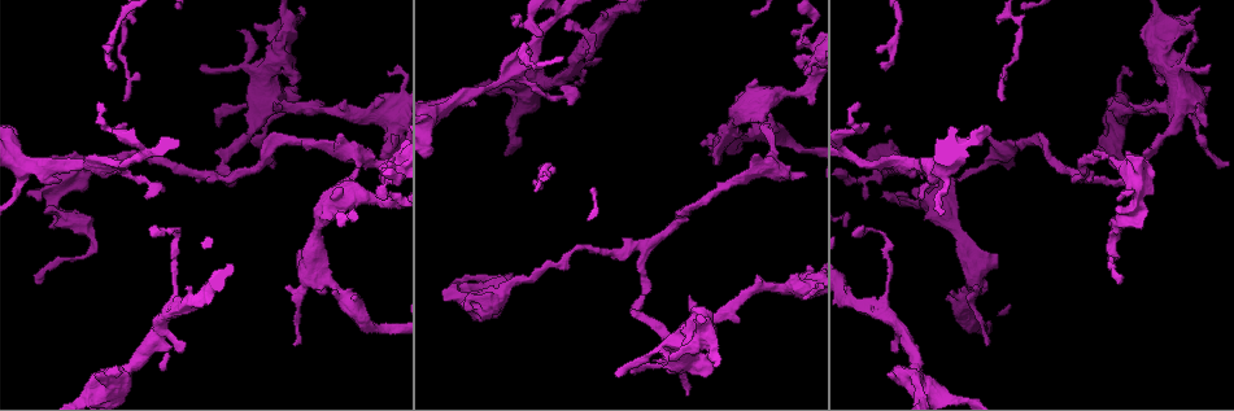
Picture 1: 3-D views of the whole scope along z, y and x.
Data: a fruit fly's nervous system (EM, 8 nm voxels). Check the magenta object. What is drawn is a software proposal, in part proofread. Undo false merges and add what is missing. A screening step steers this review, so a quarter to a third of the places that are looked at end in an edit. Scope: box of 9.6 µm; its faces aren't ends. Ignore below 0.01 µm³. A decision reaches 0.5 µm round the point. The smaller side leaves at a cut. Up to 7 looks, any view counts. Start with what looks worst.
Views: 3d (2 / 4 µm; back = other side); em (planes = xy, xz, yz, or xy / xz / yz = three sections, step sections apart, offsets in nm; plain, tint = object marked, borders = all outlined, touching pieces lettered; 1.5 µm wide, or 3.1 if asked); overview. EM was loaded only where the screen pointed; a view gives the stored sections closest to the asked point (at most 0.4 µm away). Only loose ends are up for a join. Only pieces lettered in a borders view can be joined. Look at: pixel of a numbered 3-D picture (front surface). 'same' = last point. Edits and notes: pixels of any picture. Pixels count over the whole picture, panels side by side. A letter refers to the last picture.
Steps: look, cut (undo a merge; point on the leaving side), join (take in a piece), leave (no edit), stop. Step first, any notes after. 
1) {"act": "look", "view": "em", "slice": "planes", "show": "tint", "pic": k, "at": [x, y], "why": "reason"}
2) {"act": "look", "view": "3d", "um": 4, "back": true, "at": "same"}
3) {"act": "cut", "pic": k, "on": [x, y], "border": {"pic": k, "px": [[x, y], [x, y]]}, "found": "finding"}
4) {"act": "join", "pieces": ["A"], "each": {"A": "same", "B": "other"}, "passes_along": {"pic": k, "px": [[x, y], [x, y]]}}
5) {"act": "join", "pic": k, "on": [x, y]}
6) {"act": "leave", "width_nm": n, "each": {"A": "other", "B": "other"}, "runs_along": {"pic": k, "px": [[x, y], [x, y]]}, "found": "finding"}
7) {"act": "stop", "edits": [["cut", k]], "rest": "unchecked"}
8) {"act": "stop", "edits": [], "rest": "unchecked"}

{"act": "look", "view": "3d", "um": 2, "pic": 1, "at": [796, 35], "why": "an open end"}

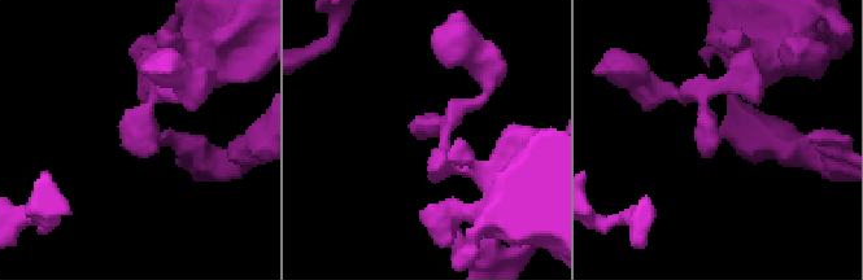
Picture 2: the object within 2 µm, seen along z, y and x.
{"act": "look", "view": "em", "slice": "yz", "step": 4, "show": "borders", "pic": 2, "at": [714, 154]}

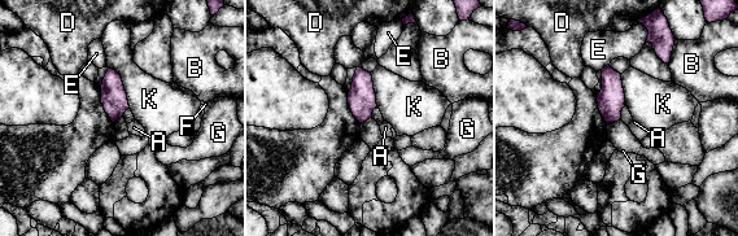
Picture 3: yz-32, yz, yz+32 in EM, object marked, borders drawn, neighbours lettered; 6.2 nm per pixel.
{"act": "leave", "longest_contact_nm": ["K", 280], "each": {"A": "other", "B": "other", "D": "other", "E": "other", "F": "other", "G": "other", "K": "other"}, "border": {"pic": 3, "px": [[620, 119], [607, 125]]}, "found": "no lettered piece goes on from it"}

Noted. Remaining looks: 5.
{"act": "look", "view": "3d", "um": 4, "pic": 1, "at": [1002, 98], "why": "branch stops here"}

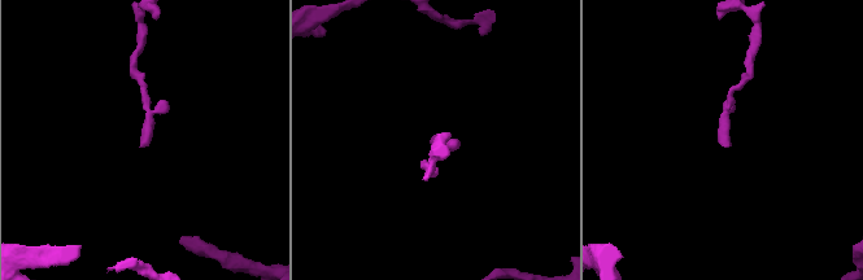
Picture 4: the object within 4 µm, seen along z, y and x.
{"act": "look", "view": "em", "slice": "planes", "show": "borders", "pic": 4, "at": [724, 145], "why": "need the tissue"}

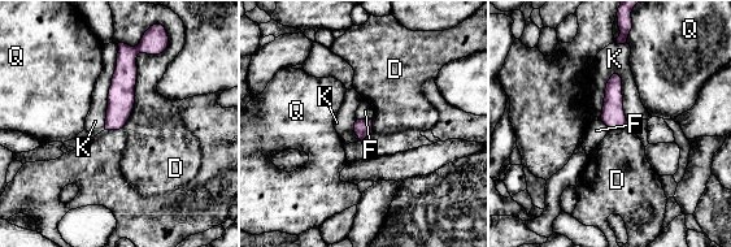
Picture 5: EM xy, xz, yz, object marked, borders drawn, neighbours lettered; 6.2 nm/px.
{"act": "leave", "each": {"D": "other", "F": "other", "K": "other", "Q": "other"}, "border": {"pic": 5, "px": [[357, 118], [371, 120]]}, "found": "none of them fits"}

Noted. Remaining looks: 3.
{"act": "look", "view": "3d", "um": 4, "pic": 1, "at": [104, 165], "why": "arms part here"}

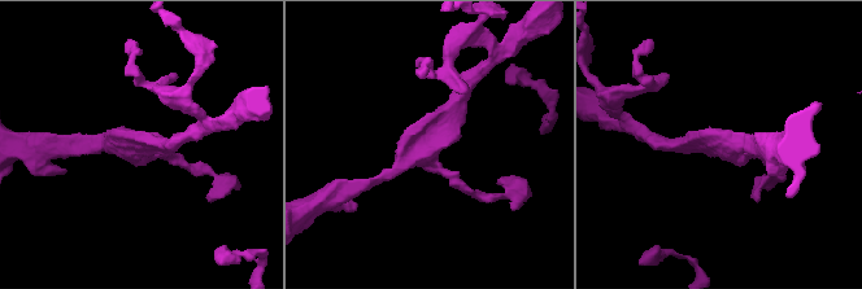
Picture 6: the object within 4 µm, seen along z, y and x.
{"act": "look", "view": "em", "slice": "yz", "step": 8, "show": "tint", "pic": 6, "at": [731, 142], "arms": 3, "why": "shape alone is not enough"}

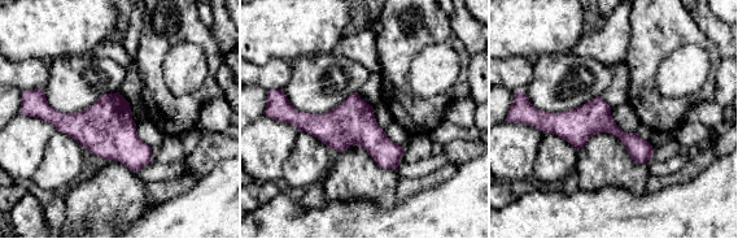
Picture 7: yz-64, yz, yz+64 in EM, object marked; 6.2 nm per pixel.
{"act": "look", "view": "em", "slice": "planes", "show": "borders", "at": "same"}

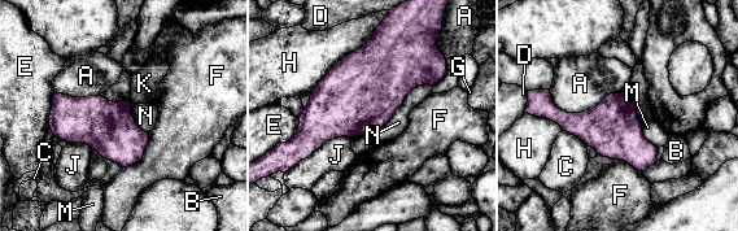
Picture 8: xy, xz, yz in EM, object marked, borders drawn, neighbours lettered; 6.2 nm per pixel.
{"act": "leave", "longest_contact_nm": ["H", 600], "each": {"A": "other", "B": "other", "C": "other", "D": "other", "E": "other", "F": "other", "G": "other", "H": "other", "J": "other", "K": "other", "M": "other", "N": "other"}, "border": {"pic": 8, "px": [[549, 90], [567, 112], [624, 91]]}, "found": "one cell here"}

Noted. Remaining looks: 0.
{"act": "stop", "edits": [], "rest": "unchecked"}

